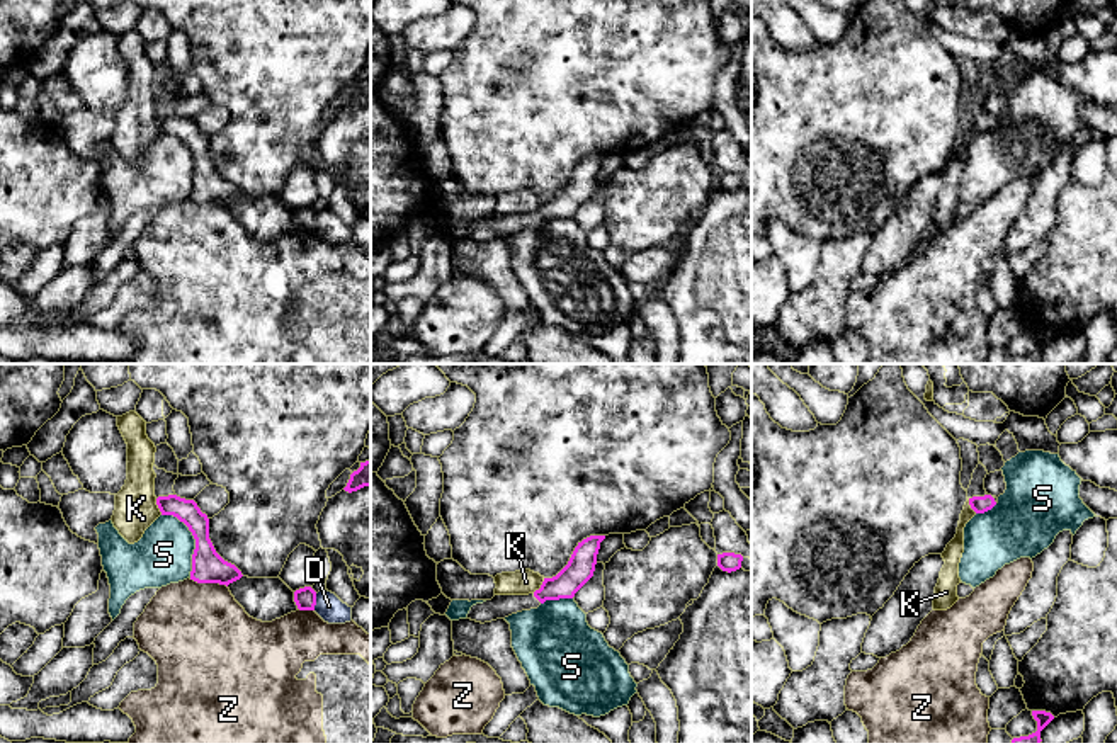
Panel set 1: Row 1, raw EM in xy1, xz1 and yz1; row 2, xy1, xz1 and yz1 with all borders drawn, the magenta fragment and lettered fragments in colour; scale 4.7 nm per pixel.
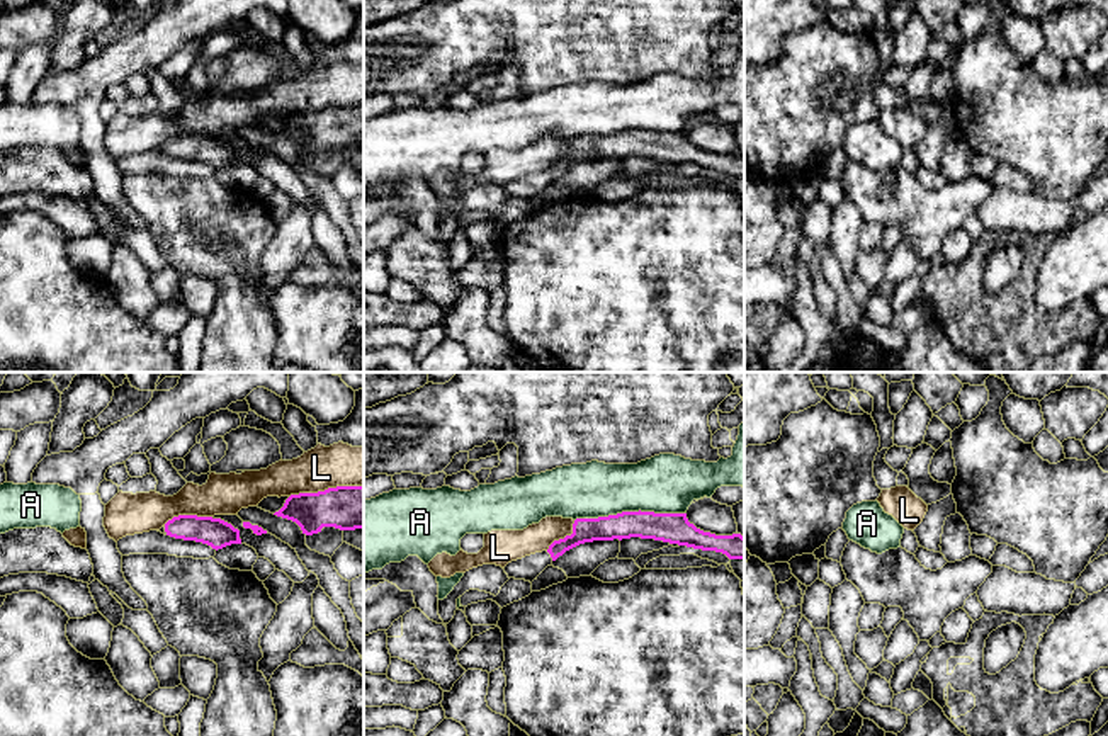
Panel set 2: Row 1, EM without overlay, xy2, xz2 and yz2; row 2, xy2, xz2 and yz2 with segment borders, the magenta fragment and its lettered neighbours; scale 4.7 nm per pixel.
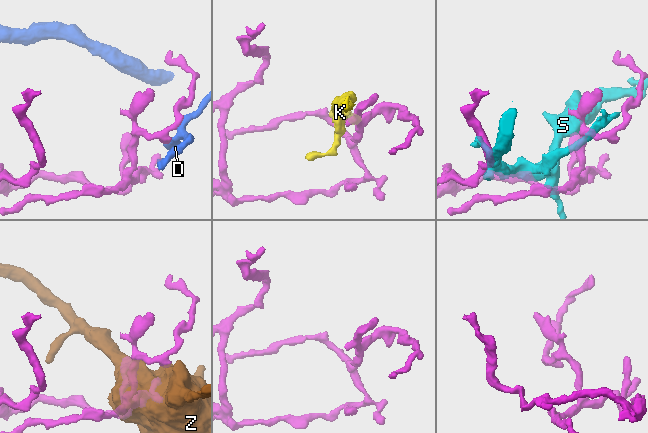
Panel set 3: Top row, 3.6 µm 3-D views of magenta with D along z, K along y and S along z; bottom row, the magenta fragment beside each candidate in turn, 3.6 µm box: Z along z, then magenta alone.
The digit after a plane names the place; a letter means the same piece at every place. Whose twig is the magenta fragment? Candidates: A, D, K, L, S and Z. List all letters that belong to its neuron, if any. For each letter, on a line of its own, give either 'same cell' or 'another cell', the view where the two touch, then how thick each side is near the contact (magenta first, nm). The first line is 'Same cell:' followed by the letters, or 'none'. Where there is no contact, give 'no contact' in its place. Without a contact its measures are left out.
Same cell: none
A: another cell; meets magenta in xz2; 140 nm thick on the magenta side, 280 nm on the other
D: another cell; meets magenta in xy1; 100 nm thick on the magenta side, 120 nm on the other
K: another cell; meets magenta in xy1; 110 nm thick on the magenta side, 200 nm on the other
L: another cell; meets magenta in xy2; 200 nm thick on the magenta side, 200 nm on the other
S: another cell; meets magenta in xy1; 160 nm thick on the magenta side, 280 nm on the other
Z: another cell; meets magenta in xy1; 160 nm thick on the magenta side, 480 nm on the other

